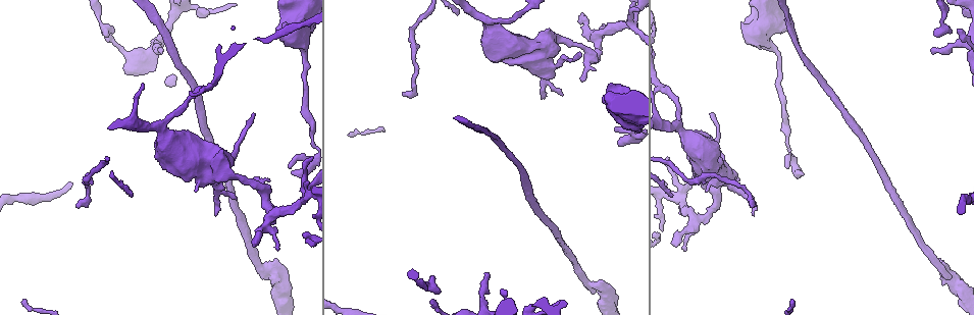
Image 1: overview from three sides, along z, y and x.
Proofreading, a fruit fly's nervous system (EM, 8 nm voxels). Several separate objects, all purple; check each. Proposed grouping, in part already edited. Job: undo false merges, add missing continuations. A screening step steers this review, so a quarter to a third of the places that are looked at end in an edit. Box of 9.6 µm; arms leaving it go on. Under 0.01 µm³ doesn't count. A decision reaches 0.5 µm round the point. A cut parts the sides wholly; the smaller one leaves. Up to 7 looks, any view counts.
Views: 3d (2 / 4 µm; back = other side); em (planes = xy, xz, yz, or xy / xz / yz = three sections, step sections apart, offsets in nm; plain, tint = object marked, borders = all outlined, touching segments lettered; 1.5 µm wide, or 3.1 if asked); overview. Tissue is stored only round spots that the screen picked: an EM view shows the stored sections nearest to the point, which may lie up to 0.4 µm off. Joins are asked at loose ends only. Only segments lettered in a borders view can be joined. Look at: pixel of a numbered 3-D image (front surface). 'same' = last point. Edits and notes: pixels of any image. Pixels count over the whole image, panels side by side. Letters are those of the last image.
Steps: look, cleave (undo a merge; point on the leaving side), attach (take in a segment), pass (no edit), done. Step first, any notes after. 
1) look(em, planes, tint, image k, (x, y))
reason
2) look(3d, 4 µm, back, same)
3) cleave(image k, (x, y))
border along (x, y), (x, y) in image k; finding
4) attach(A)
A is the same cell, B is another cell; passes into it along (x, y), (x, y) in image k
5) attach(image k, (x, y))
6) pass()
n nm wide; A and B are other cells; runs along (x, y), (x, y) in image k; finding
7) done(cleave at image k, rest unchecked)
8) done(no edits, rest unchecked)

look(em, planes, borders, image 1, (271, 219))
branch point

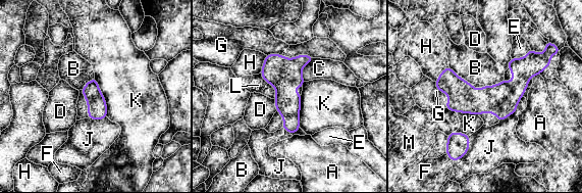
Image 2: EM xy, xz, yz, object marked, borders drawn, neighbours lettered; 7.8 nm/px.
pass()
K touches over 320 nm; A, B, C, D, E, F, G, H, J, K, L and M are other cells; border along (94, 78), (106, 103), (107, 116) in image 2; all the same cell

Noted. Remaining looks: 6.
look(em, yz, step 8, tint, image 1, (561, 93))
tapers out

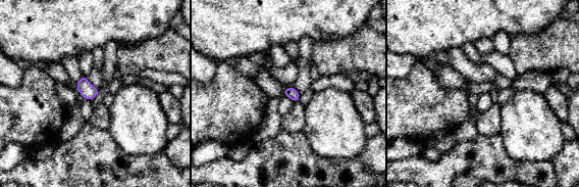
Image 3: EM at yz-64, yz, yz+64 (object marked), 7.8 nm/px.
look(em, planes, borders, same)

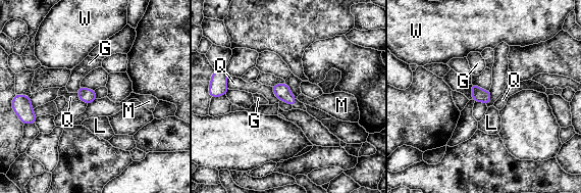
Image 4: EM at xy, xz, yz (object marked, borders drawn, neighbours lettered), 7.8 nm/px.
pass()
G, L, M, Q and W are other cells; border along (475, 101), (481, 101), (485, 104) in image 4; none of them fits

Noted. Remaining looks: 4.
look(em, xy, step 8, borders, image 1, (487, 274))
an open end

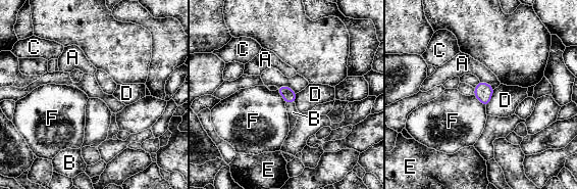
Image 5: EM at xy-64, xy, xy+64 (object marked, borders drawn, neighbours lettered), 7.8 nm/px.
look(em, planes, borders, same)

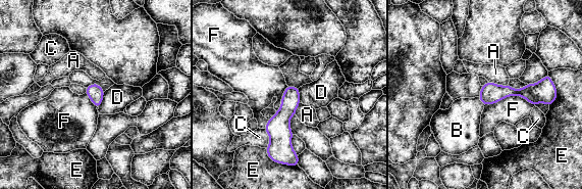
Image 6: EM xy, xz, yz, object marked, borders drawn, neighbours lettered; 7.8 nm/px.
attach(B)
F touches over 400 nm; B is the same cell, A, C, D, E and F are other cells; the cell continues

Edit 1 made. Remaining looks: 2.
done(attach at image 6, rest unchecked)

